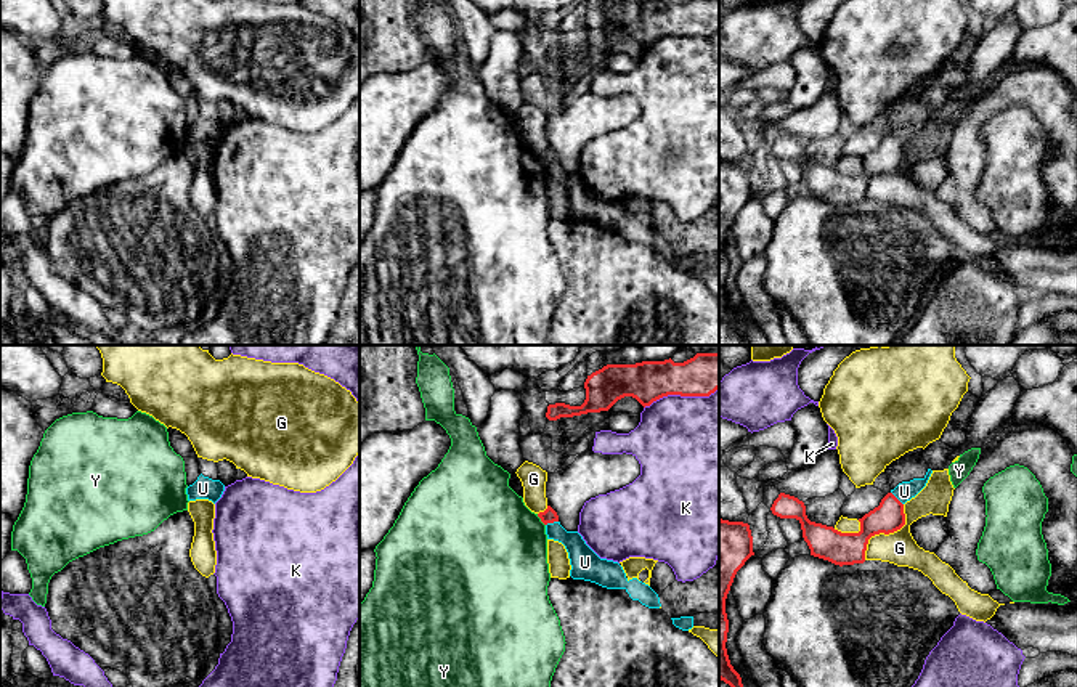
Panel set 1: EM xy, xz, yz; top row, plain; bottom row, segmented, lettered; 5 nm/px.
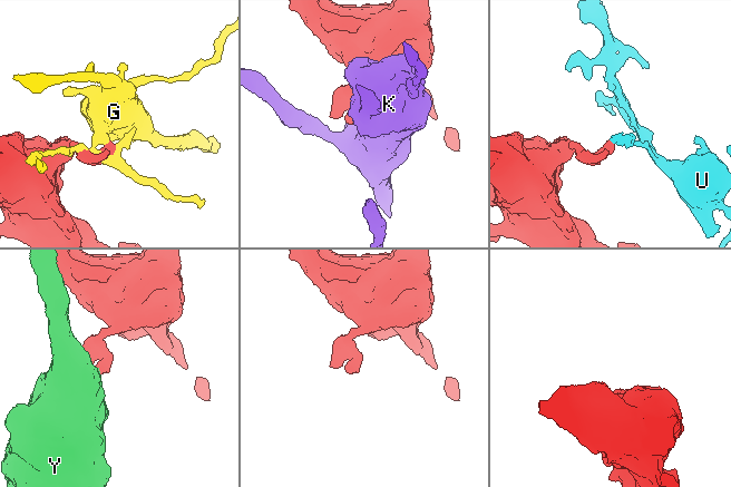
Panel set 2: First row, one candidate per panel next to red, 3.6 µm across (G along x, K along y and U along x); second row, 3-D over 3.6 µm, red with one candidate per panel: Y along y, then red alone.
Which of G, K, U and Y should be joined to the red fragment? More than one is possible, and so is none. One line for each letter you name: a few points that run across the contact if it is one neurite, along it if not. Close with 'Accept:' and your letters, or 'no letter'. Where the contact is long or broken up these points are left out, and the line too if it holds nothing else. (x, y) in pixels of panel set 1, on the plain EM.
Accept: no letter

